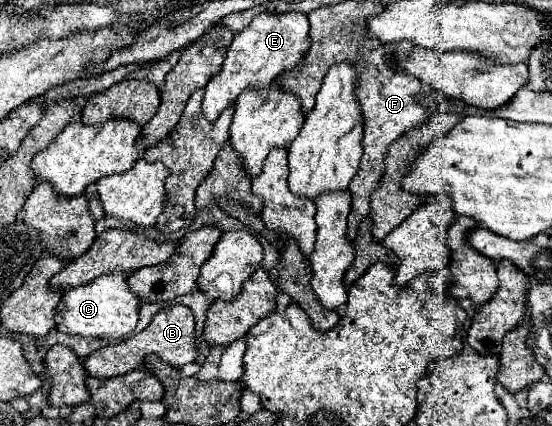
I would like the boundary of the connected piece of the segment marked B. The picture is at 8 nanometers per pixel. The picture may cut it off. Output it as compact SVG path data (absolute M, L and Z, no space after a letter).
M169 305L169 307L163 307L153 317L153 321L149 323L147 329L143 329L141 333L127 337L123 341L115 341L111 345L105 345L99 351L93 351L93 355L89 355L83 365L85 365L87 373L93 377L117 377L117 375L125 375L129 371L139 369L143 365L143 359L147 355L155 353L165 363L181 369L183 365L197 359L197 345L195 345L193 337L195 337L193 311L187 305Z

